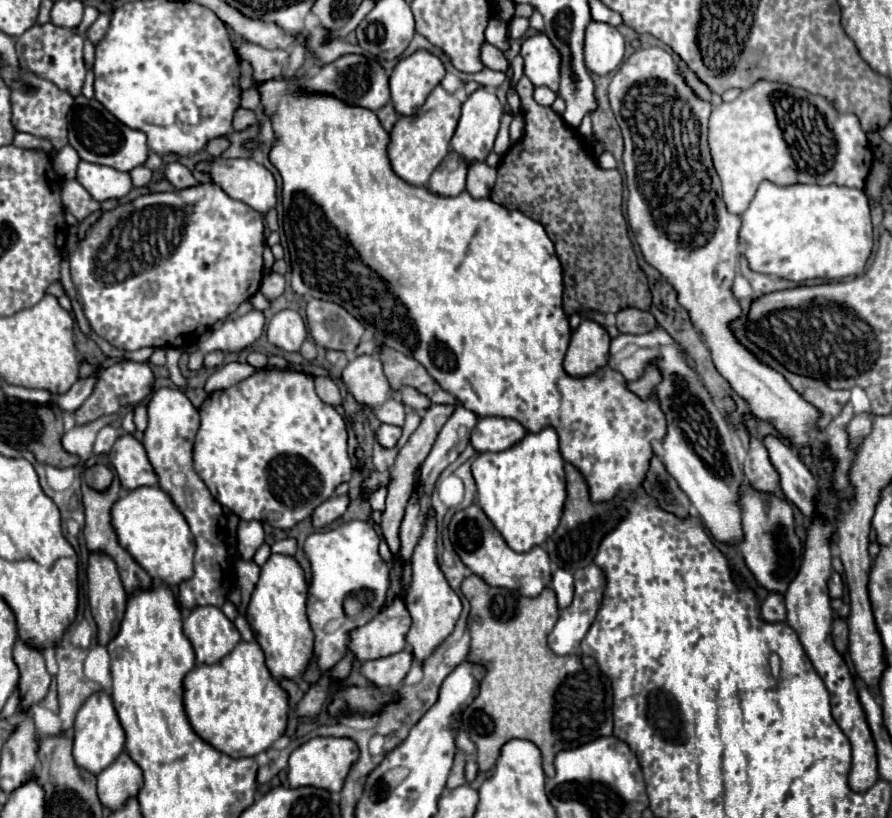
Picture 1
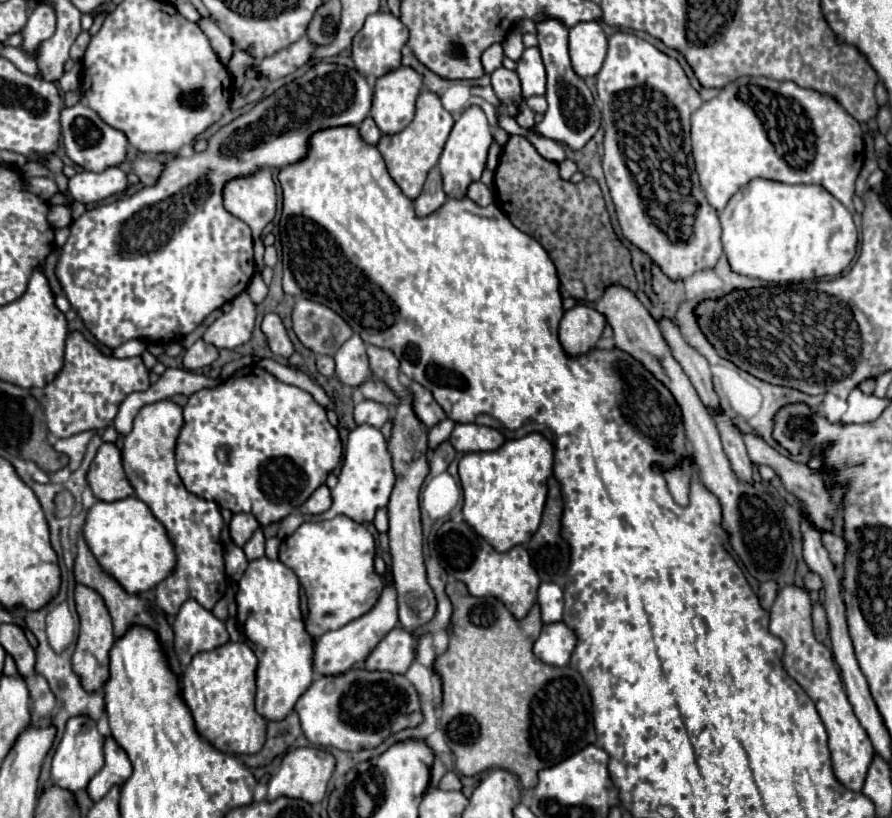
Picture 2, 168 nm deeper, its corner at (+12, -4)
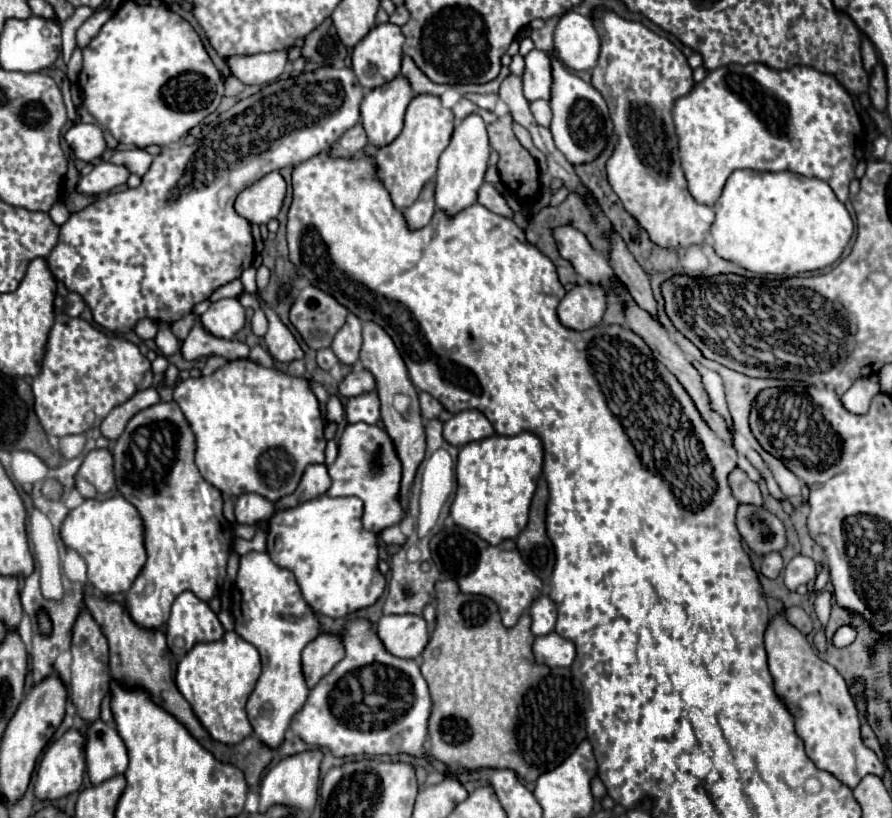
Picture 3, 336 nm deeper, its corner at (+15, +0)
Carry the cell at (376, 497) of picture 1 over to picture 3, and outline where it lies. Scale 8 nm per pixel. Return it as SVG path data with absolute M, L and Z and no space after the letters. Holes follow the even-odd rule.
M397 524L385 528L385 532L381 532L379 536L381 536L381 540L387 542L387 544L403 544L403 542L405 542L405 536L403 536L403 532L399 530Z

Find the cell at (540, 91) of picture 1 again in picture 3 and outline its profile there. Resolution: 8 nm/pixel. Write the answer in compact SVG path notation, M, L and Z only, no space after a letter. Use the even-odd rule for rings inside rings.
M535 100L535 102L531 102L531 112L533 112L535 120L537 120L541 126L549 128L551 108L549 108L549 102L547 102L547 100Z

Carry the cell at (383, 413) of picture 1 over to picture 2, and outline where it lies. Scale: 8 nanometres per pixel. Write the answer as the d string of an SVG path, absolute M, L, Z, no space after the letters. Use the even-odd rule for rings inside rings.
M362 400L354 408L356 424L370 424L374 428L382 428L390 420L390 412L384 404L374 400Z

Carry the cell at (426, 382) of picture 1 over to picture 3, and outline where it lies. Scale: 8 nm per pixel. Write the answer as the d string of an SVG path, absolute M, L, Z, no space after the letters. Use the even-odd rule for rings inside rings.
M419 392L419 402L421 402L421 416L425 420L433 420L439 416L439 412L443 410L443 406L439 404L439 400L435 400L433 396L429 396L427 392Z

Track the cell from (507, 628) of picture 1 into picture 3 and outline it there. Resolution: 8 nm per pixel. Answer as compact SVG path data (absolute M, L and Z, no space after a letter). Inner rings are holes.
M445 580L445 582L437 582L437 624L435 630L431 632L429 644L425 646L423 654L421 654L421 674L425 676L429 690L431 690L431 700L433 700L433 710L429 716L429 736L431 736L431 746L429 746L429 754L447 764L447 766L457 766L457 768L465 768L465 770L479 770L479 768L509 768L513 770L521 780L525 782L535 782L539 778L539 774L557 768L585 738L585 716L583 716L583 688L581 682L571 674L569 668L549 668L549 666L541 666L535 662L533 652L531 652L531 644L533 644L533 632L531 632L531 620L529 614L523 614L517 622L517 626L513 628L505 628L499 616L499 608L497 604L487 598L487 596L475 596L475 594L463 594L457 588L455 580Z

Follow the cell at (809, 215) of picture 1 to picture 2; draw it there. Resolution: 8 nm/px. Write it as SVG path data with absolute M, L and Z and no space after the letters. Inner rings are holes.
M754 178L720 212L722 246L734 272L772 284L838 276L854 258L858 232L852 214L822 186Z

